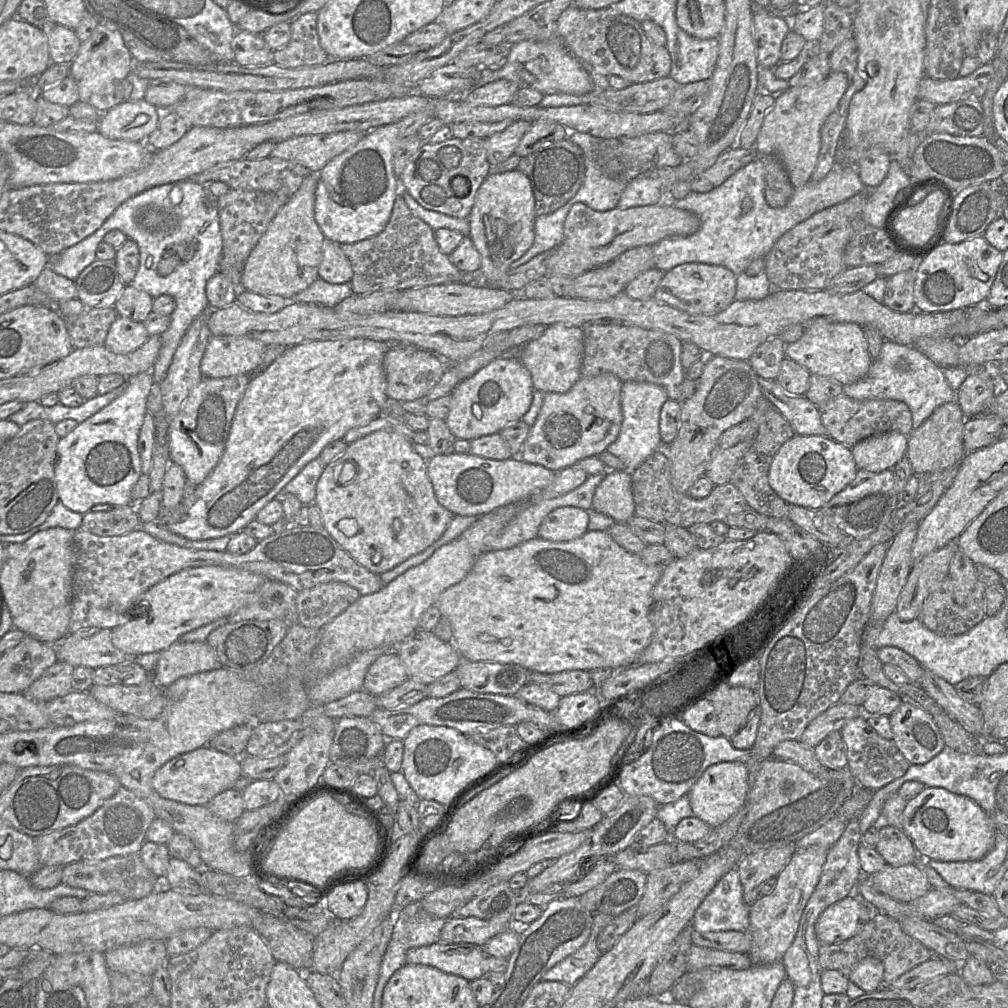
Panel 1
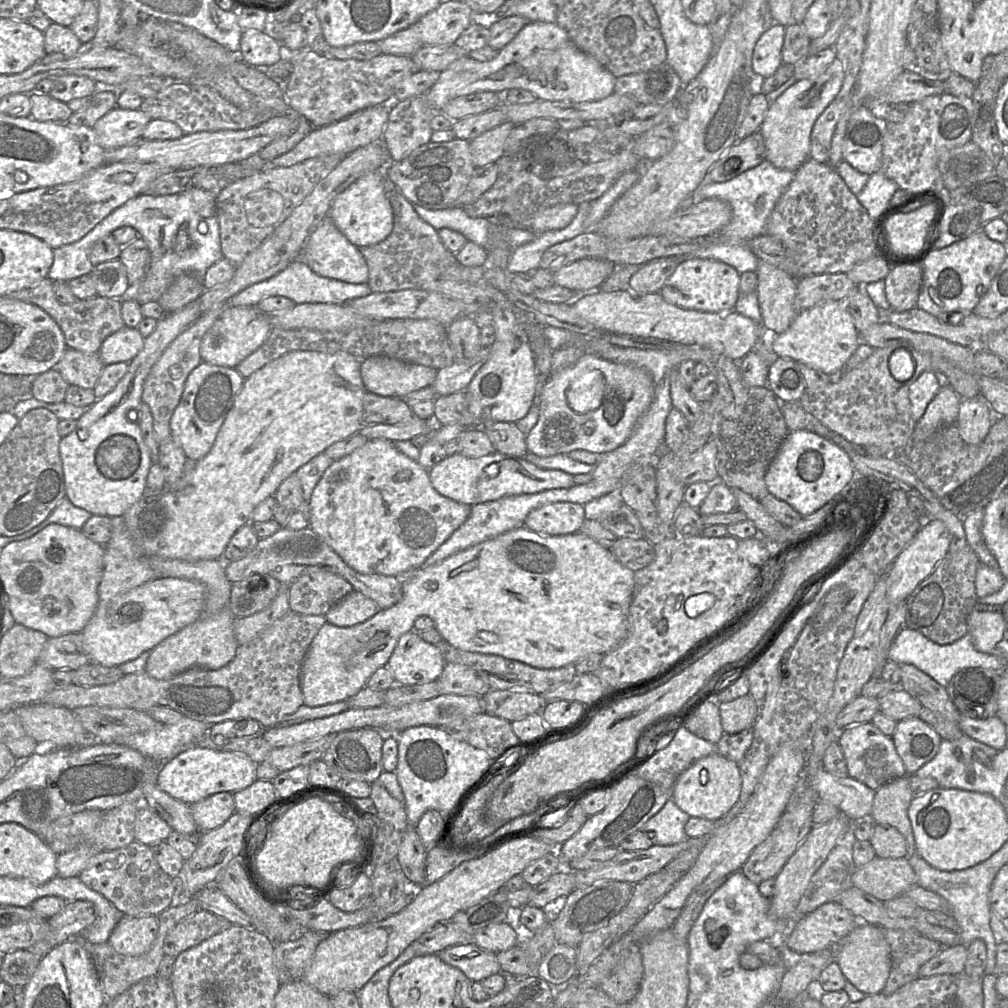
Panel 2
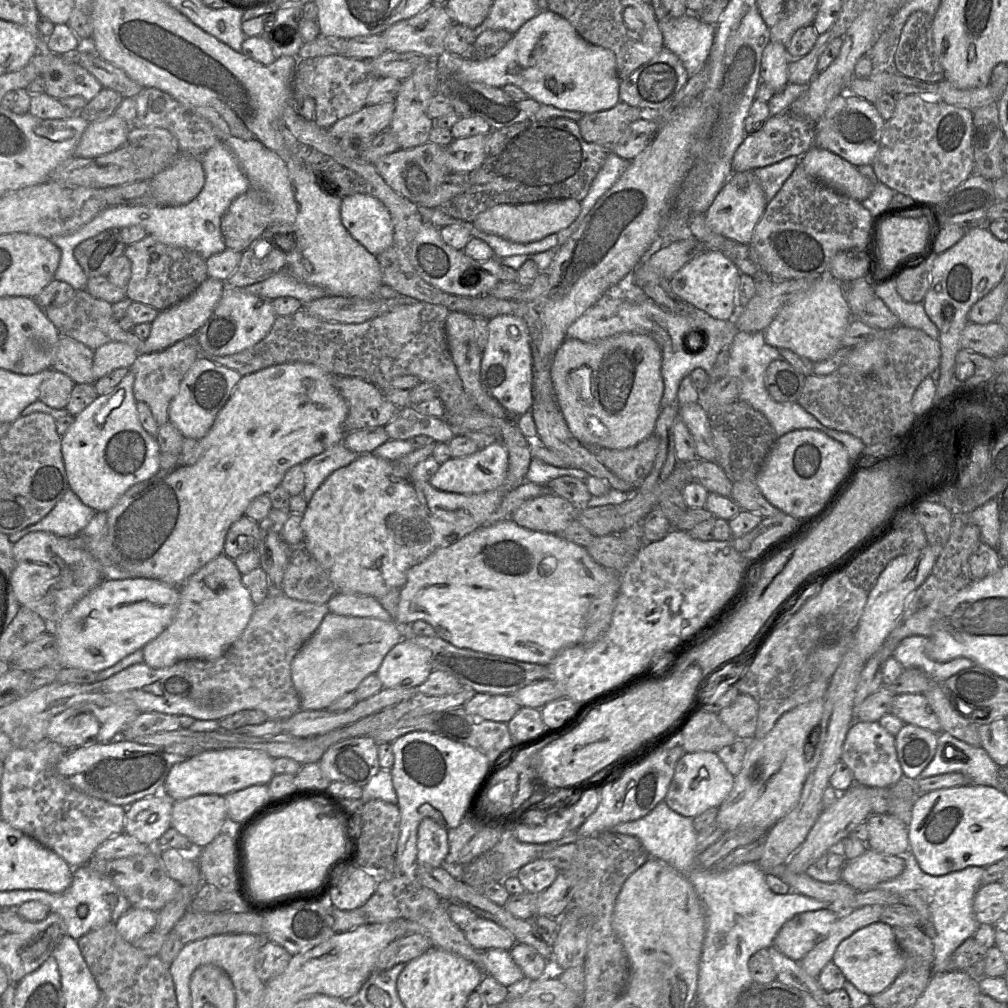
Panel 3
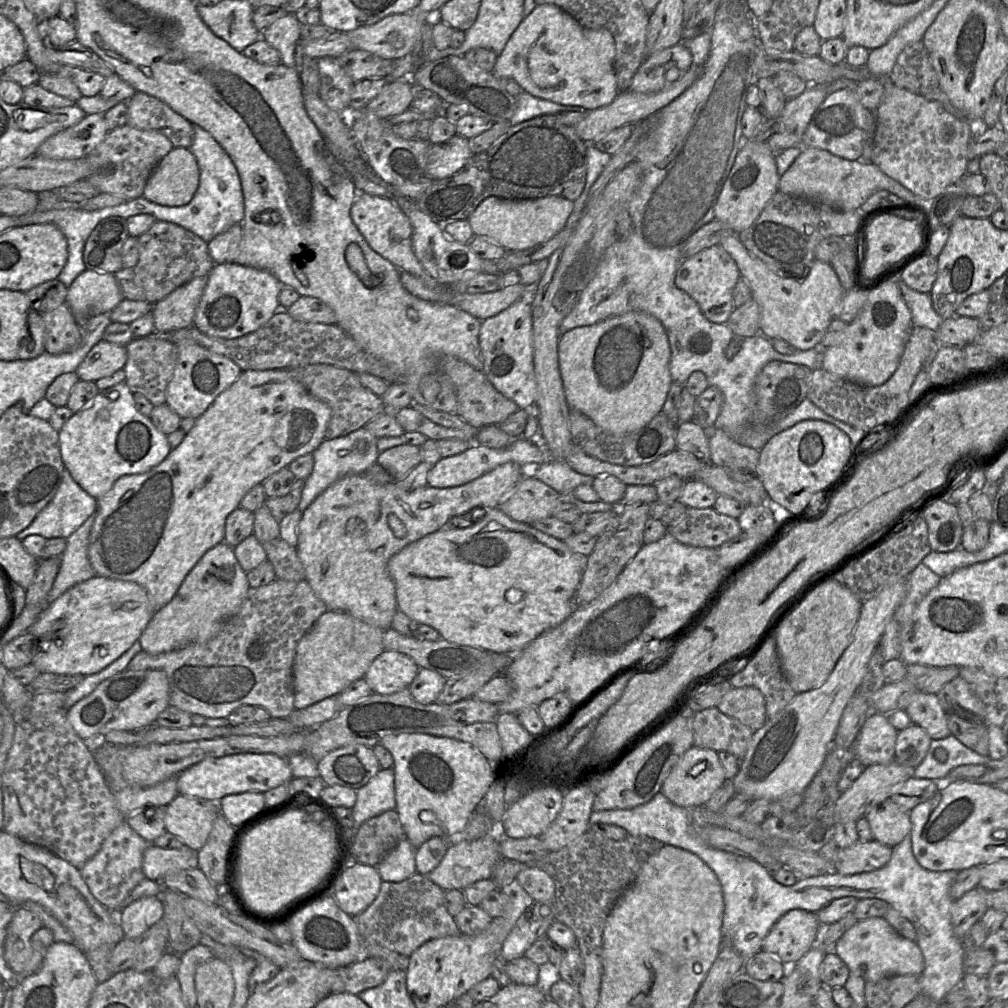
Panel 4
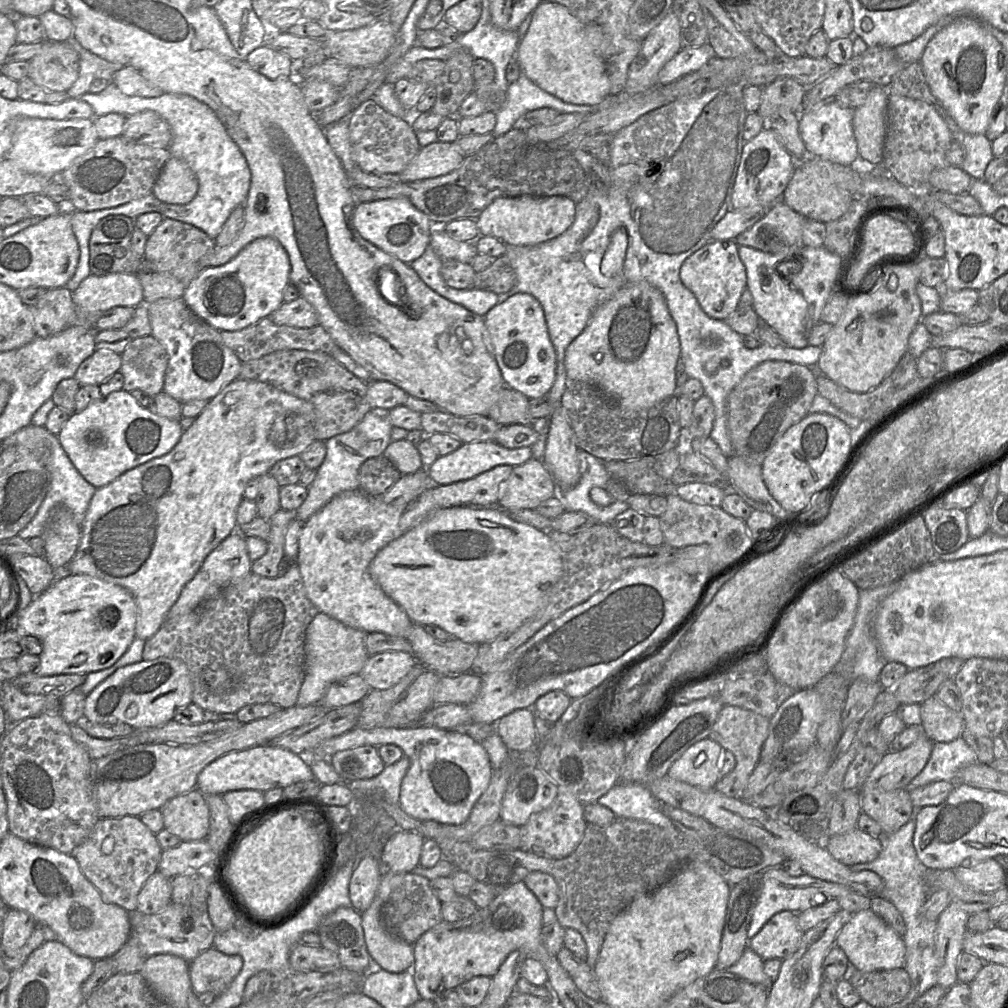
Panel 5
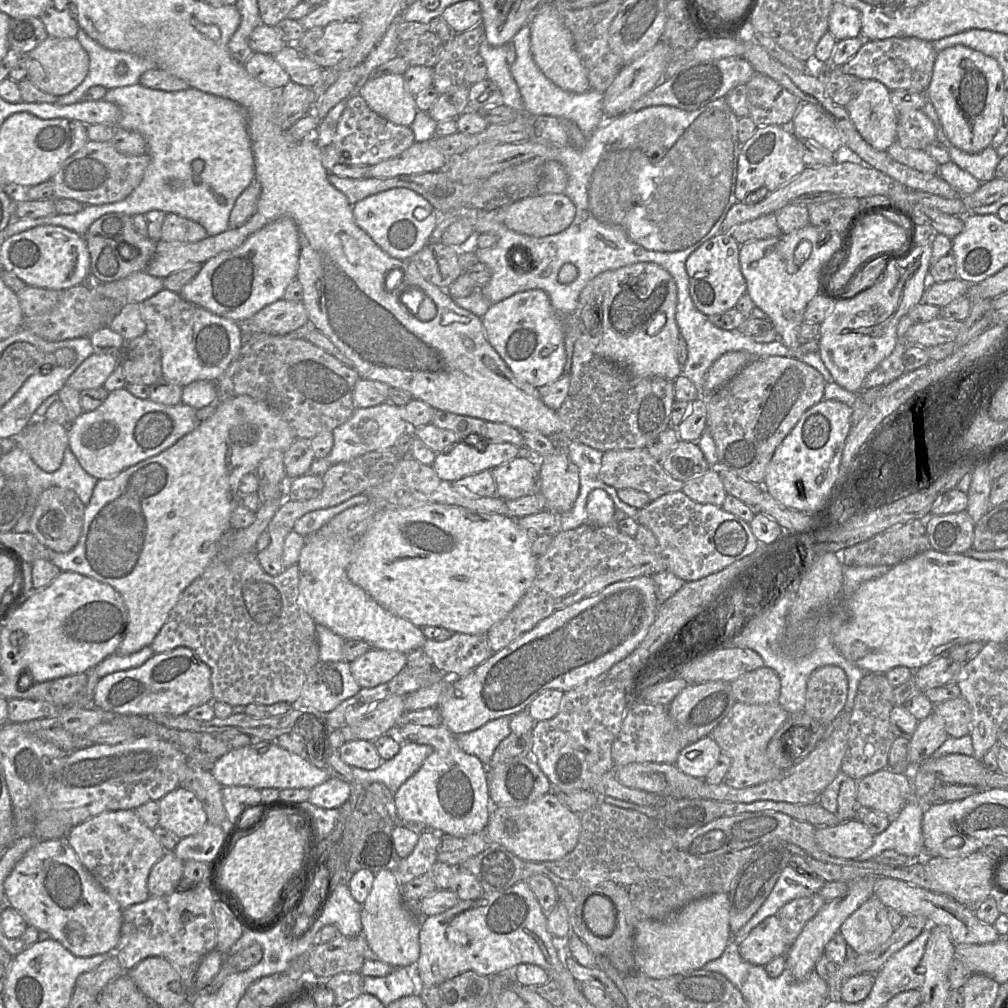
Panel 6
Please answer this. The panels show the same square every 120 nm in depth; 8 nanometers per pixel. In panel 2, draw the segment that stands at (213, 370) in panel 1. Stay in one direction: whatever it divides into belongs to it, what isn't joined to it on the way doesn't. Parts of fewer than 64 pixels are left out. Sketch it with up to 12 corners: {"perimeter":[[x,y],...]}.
{"perimeter":[[256,306],[226,307],[201,359],[235,368],[272,328]]}

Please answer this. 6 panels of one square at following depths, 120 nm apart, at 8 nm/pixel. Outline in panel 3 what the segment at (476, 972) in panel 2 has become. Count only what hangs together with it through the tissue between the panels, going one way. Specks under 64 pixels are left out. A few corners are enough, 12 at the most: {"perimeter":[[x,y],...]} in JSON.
{"perimeter":[[482,951],[482,972],[509,987],[524,974],[510,951]]}

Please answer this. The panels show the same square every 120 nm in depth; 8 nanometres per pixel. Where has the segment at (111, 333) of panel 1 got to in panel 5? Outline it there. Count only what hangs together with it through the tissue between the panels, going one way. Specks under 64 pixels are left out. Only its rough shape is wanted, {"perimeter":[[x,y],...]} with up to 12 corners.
{"perimeter":[[96,350],[80,364],[80,386],[99,386],[119,371],[120,354]]}

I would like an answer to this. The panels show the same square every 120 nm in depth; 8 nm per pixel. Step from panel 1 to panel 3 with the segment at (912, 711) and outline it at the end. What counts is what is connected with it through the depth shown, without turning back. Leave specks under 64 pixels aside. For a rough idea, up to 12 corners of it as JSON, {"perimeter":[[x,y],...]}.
{"perimeter":[[904,724],[895,736],[904,777],[918,779],[939,734]]}

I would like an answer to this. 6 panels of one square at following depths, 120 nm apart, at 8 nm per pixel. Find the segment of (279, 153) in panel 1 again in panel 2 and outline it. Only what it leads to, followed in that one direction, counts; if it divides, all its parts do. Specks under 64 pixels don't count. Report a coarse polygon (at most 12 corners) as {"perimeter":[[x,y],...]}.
{"perimeter":[[374,106],[313,130],[270,166],[346,156],[381,140],[389,106]]}

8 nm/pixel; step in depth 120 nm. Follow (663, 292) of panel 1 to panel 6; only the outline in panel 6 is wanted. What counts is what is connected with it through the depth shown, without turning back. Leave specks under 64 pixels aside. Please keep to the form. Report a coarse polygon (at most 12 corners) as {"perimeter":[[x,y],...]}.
{"perimeter":[[719,232],[687,258],[689,292],[706,316],[746,293],[740,244]]}

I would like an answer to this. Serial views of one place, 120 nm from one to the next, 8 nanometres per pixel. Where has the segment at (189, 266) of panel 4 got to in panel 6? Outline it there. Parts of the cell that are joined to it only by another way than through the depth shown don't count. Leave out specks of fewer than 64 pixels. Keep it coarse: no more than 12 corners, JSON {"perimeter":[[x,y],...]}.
{"perimeter":[[168,213],[160,241],[194,243],[208,234],[199,223]]}

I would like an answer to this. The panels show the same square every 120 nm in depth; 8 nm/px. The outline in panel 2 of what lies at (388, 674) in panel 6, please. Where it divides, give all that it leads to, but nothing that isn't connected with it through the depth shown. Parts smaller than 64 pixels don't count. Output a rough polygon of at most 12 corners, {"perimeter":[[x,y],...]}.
{"perimeter":[[413,630],[385,666],[395,685],[436,681],[446,662]]}

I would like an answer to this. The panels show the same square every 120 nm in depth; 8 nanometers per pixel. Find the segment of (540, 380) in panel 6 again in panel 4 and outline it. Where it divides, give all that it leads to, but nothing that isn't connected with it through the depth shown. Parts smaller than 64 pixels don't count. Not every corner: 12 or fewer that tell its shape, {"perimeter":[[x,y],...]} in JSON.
{"perimeter":[[527,295],[482,320],[483,373],[520,409],[537,396]]}

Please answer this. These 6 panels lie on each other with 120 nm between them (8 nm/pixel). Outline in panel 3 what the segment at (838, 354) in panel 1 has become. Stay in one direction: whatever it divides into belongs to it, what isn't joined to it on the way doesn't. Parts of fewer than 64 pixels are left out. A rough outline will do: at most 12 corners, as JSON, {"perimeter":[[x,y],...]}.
{"perimeter":[[821,275],[763,331],[768,345],[816,363],[842,347],[852,315]]}

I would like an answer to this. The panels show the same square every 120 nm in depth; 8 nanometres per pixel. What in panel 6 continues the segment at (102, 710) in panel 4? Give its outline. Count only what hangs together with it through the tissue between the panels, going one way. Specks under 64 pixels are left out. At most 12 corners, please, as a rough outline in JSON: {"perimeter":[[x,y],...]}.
{"perimeter":[[189,648],[99,680],[95,707],[179,716],[213,702]]}

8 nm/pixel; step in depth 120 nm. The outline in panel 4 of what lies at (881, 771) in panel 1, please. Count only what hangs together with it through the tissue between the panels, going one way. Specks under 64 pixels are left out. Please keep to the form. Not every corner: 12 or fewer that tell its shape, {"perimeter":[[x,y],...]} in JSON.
{"perimeter":[[871,712],[852,746],[865,767],[895,761],[898,731]]}

